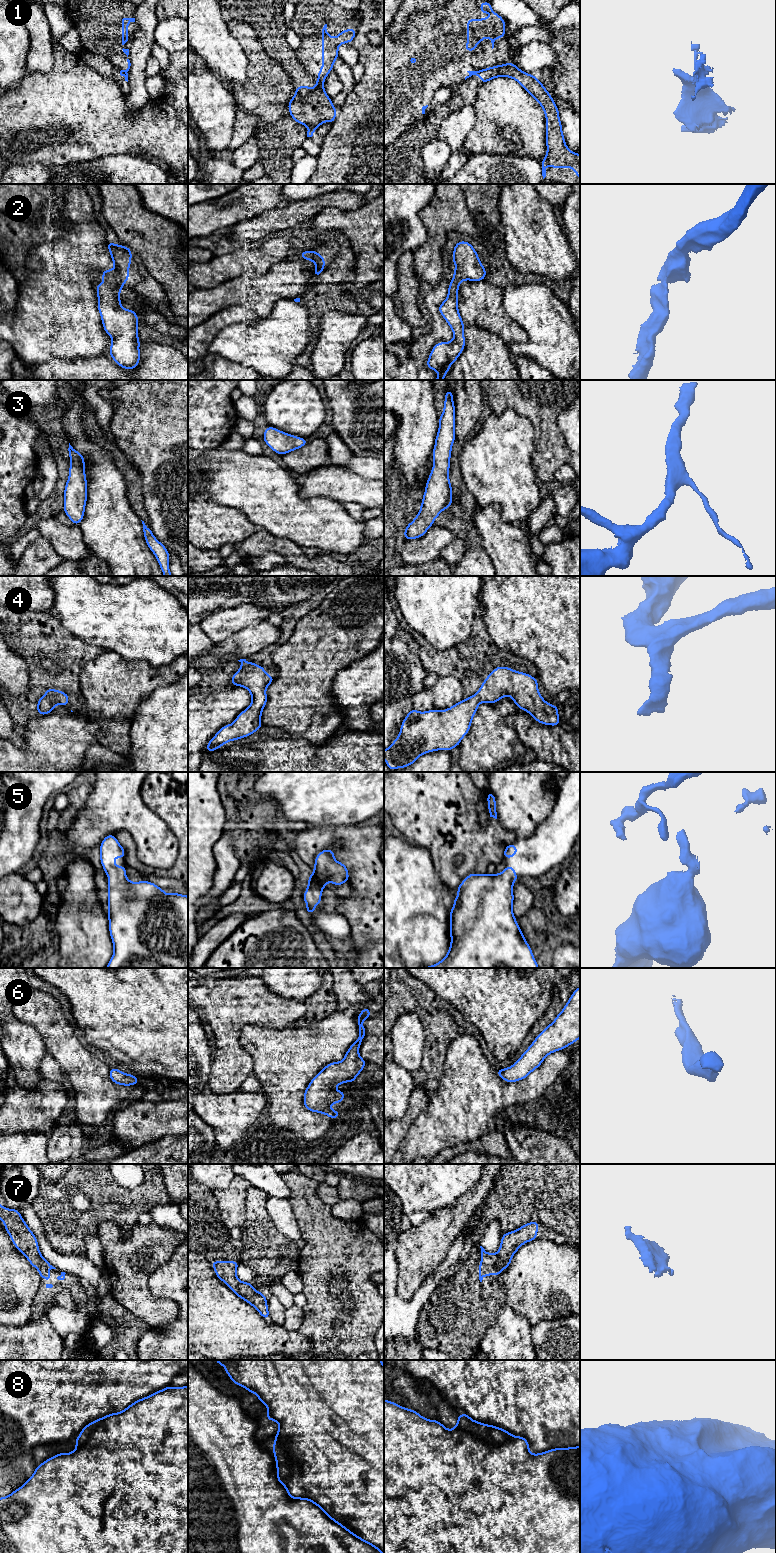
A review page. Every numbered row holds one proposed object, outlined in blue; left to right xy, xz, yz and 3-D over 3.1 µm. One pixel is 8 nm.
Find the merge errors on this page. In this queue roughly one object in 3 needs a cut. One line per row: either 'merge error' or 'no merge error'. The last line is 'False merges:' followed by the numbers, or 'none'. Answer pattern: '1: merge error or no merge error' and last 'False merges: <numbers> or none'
1: merge error
2: no merge error
3: no merge error
4: no merge error
5: no merge error
6: no merge error
7: no merge error
8: merge error
False merges: 1, 8

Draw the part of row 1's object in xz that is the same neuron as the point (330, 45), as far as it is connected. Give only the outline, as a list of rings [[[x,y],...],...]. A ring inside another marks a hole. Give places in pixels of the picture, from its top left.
[[[327,24],[322,29],[322,68],[318,71],[318,80],[324,82],[333,64],[339,58],[338,47],[343,43],[351,43],[357,33],[355,28],[342,30],[338,37],[330,37]]]

